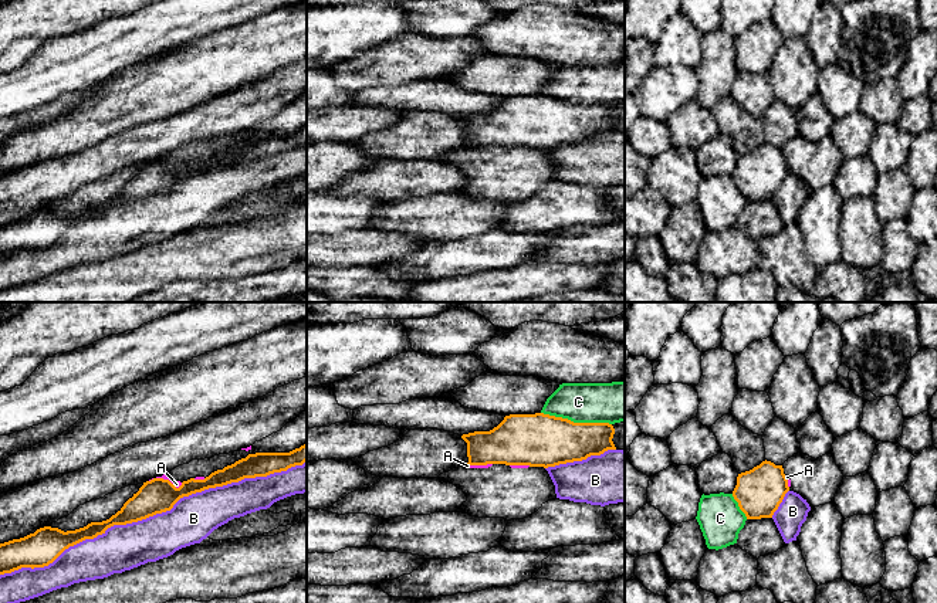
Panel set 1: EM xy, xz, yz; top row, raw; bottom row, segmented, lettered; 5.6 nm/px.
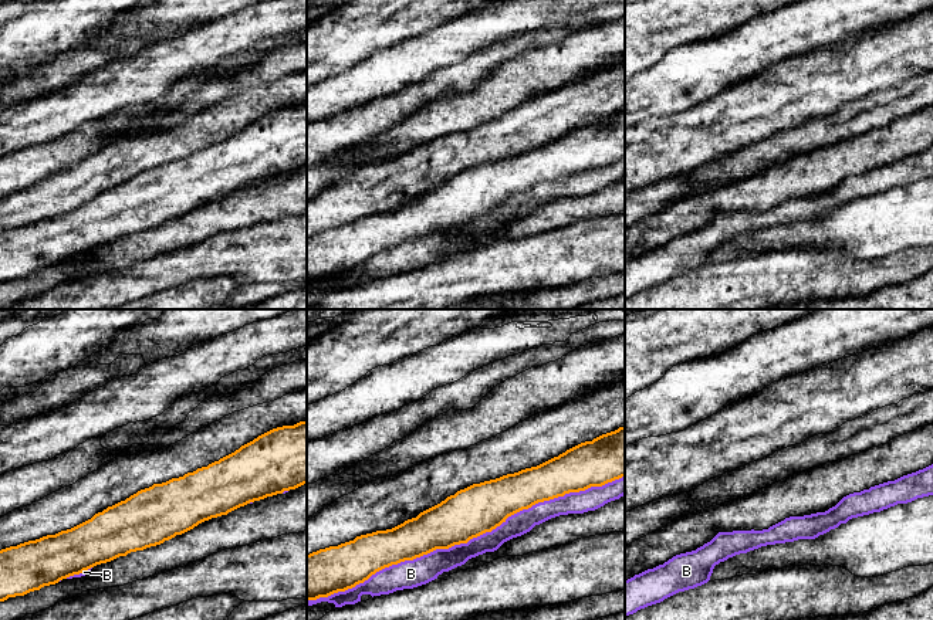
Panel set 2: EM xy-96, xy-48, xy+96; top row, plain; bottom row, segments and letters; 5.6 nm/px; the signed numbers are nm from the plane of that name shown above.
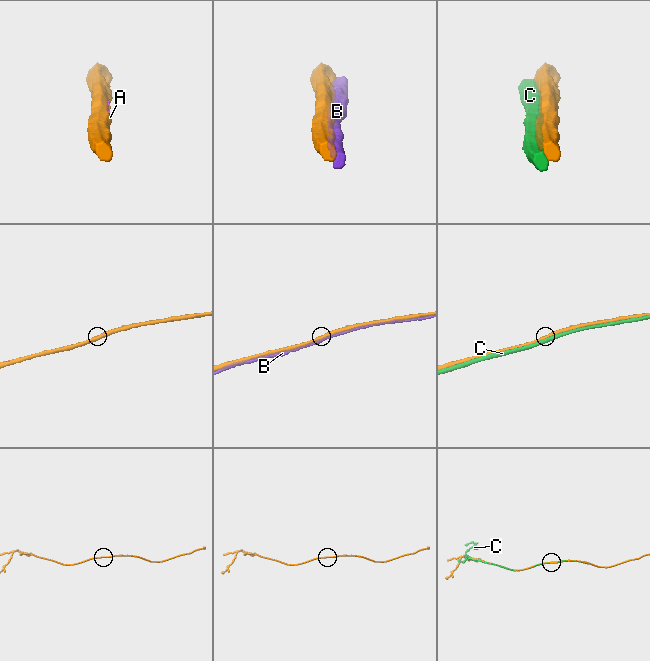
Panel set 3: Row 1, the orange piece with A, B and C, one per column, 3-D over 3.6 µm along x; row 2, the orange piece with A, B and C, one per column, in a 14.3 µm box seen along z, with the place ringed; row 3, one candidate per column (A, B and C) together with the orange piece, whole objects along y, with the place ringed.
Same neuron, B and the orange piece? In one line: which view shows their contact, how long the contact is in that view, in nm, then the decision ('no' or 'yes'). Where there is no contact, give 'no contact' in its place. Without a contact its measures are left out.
xy | 1850 nm | no

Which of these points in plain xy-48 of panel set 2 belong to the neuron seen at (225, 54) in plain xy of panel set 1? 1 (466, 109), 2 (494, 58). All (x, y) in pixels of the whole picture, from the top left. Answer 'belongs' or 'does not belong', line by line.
1: belongs
2: does not belong

